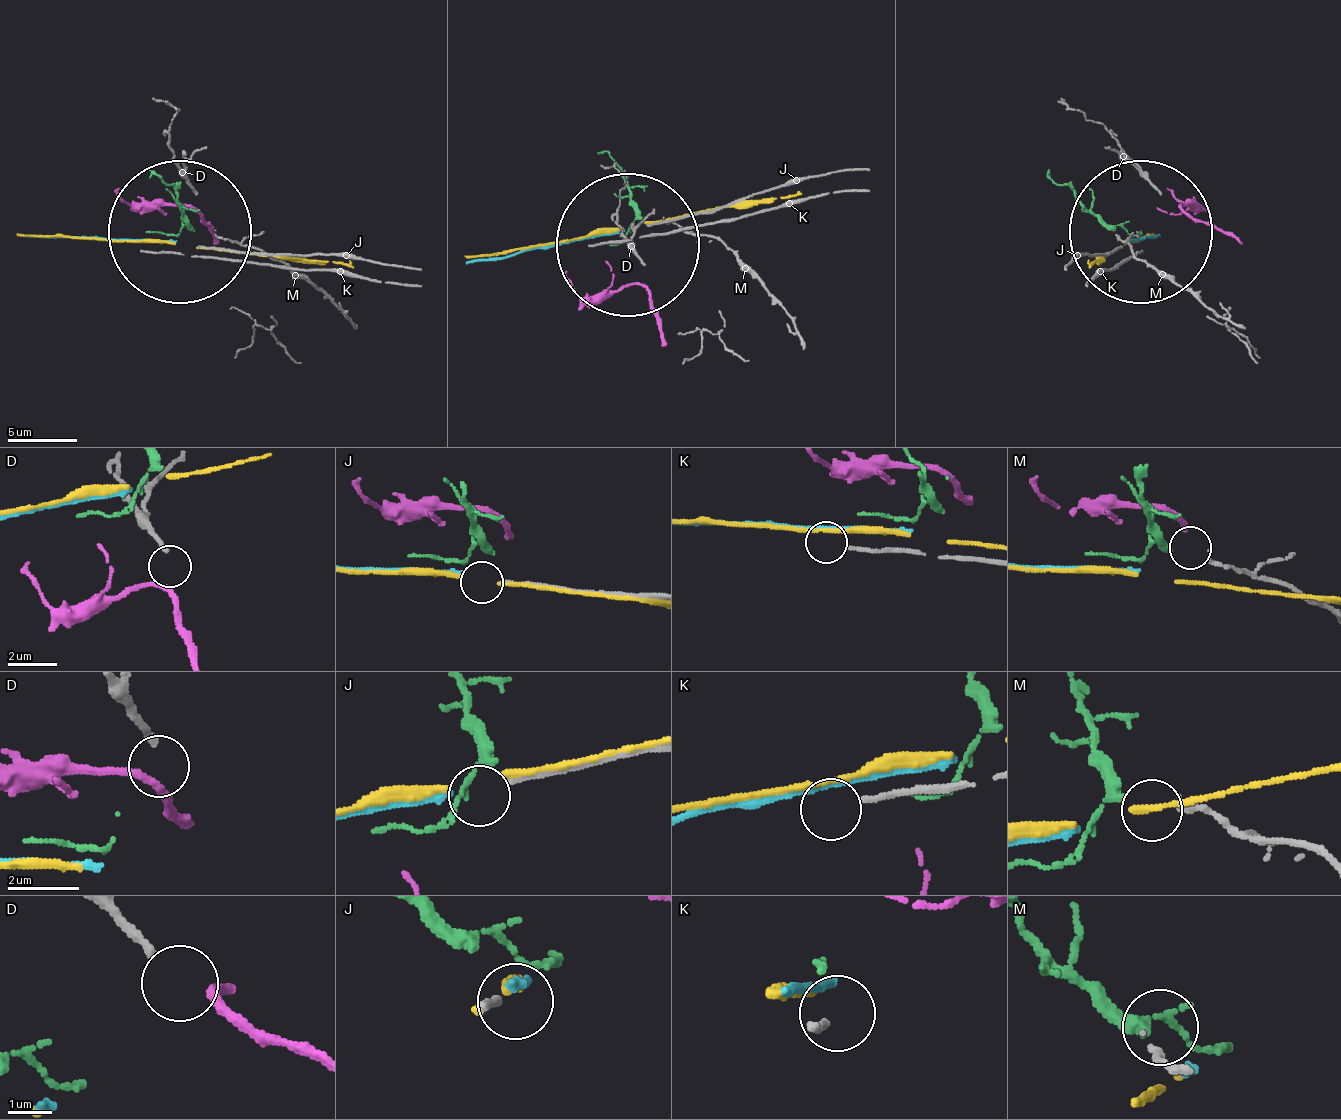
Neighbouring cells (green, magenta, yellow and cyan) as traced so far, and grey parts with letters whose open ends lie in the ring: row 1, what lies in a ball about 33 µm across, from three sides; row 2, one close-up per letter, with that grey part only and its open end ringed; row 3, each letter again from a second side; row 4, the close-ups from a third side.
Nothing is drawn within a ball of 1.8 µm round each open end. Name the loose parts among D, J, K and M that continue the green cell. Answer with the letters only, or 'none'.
M

